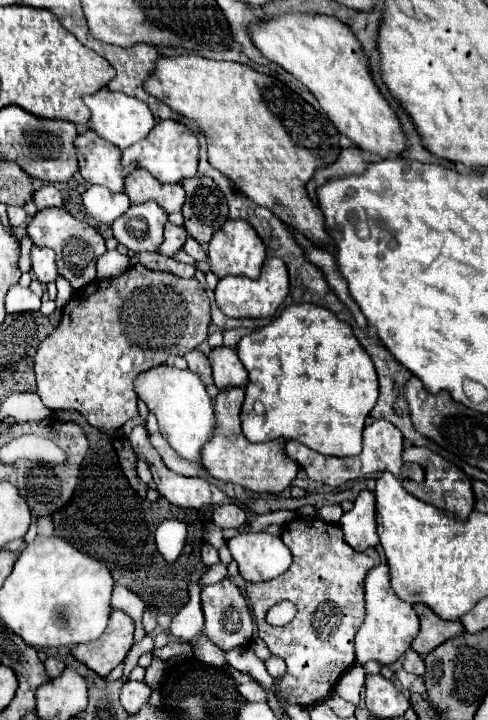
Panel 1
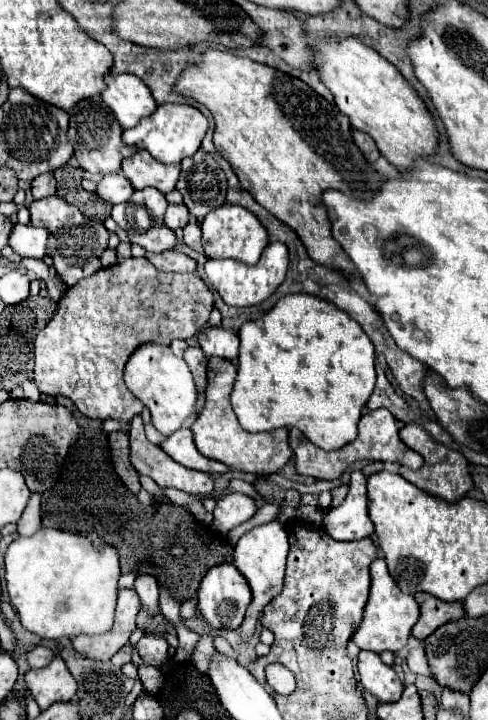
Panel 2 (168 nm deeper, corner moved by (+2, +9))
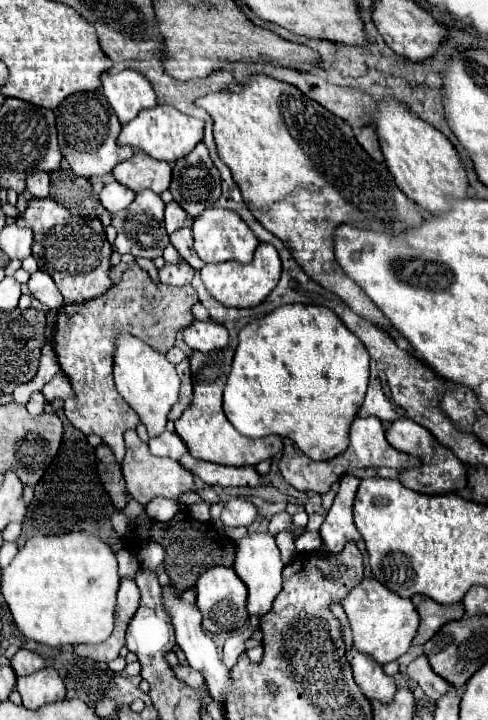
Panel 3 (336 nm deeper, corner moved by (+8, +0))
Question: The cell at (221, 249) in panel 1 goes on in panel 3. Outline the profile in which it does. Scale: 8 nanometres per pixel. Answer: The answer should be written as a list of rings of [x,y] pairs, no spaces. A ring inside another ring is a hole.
[[[206,208],[194,220],[192,232],[194,232],[194,250],[204,262],[226,262],[226,260],[250,262],[254,248],[258,246],[258,238],[250,232],[248,224],[236,212],[224,208]]]

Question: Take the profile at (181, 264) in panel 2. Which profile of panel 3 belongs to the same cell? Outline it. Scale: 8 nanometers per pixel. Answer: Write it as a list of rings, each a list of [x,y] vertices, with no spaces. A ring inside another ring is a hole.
[[[182,262],[180,266],[178,264],[166,264],[160,270],[160,282],[162,284],[172,284],[172,286],[190,284],[192,276],[194,276],[194,268],[190,264],[186,264],[186,262]]]

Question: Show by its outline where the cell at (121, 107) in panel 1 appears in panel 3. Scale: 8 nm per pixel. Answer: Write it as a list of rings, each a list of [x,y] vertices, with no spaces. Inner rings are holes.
[[[126,68],[118,74],[106,72],[102,76],[102,86],[104,96],[108,98],[122,124],[136,118],[140,110],[156,106],[156,94],[152,84],[136,70]]]

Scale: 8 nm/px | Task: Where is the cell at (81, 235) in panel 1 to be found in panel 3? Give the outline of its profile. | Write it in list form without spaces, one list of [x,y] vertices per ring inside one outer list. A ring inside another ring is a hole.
[[[32,198],[20,216],[20,224],[32,228],[32,254],[38,260],[38,268],[50,274],[66,304],[82,304],[86,300],[98,298],[112,286],[112,280],[108,276],[112,266],[112,246],[108,244],[104,226],[98,218],[84,222],[82,218],[72,216],[62,204],[54,202],[52,198]]]

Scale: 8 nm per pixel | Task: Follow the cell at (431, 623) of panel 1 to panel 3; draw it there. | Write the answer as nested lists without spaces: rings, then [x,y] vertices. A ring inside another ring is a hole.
[[[422,594],[414,596],[412,602],[414,602],[414,606],[416,606],[418,614],[420,614],[420,628],[418,628],[418,634],[414,636],[412,644],[428,642],[442,624],[446,624],[450,620],[458,620],[458,618],[464,616],[462,602],[456,602],[456,604],[450,604],[450,606],[442,606],[442,604],[438,604],[432,598],[426,598]]]

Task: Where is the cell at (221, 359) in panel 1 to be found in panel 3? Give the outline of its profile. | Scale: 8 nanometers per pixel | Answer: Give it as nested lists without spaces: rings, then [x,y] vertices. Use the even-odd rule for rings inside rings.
[[[194,320],[184,330],[184,342],[200,352],[218,350],[228,344],[228,330],[216,320]]]

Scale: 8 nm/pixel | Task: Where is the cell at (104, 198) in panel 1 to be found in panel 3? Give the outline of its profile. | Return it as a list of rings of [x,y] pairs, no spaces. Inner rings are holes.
[[[110,182],[100,192],[100,202],[108,212],[120,212],[134,200],[134,196],[136,194],[130,188],[124,188],[120,182]]]

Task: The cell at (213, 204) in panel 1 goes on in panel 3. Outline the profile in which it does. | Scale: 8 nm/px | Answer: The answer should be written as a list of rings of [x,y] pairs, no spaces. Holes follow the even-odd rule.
[[[198,142],[188,156],[174,162],[170,192],[192,218],[216,204],[220,198],[220,172],[204,142]]]

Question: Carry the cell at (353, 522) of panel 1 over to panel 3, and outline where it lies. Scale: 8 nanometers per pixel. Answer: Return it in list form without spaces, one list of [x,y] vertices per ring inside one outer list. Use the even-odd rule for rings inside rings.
[[[344,474],[340,480],[340,488],[338,494],[334,498],[332,508],[328,510],[328,516],[320,528],[322,532],[322,540],[326,542],[328,550],[332,554],[342,552],[344,544],[350,540],[360,540],[360,532],[356,530],[354,524],[354,516],[352,516],[352,504],[354,504],[354,496],[356,496],[356,488],[358,488],[358,478],[352,474]]]

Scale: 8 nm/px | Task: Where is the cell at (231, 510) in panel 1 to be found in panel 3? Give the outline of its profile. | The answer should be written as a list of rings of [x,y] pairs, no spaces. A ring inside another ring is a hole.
[[[232,498],[224,512],[222,524],[224,526],[250,526],[256,520],[256,506],[248,498]]]

